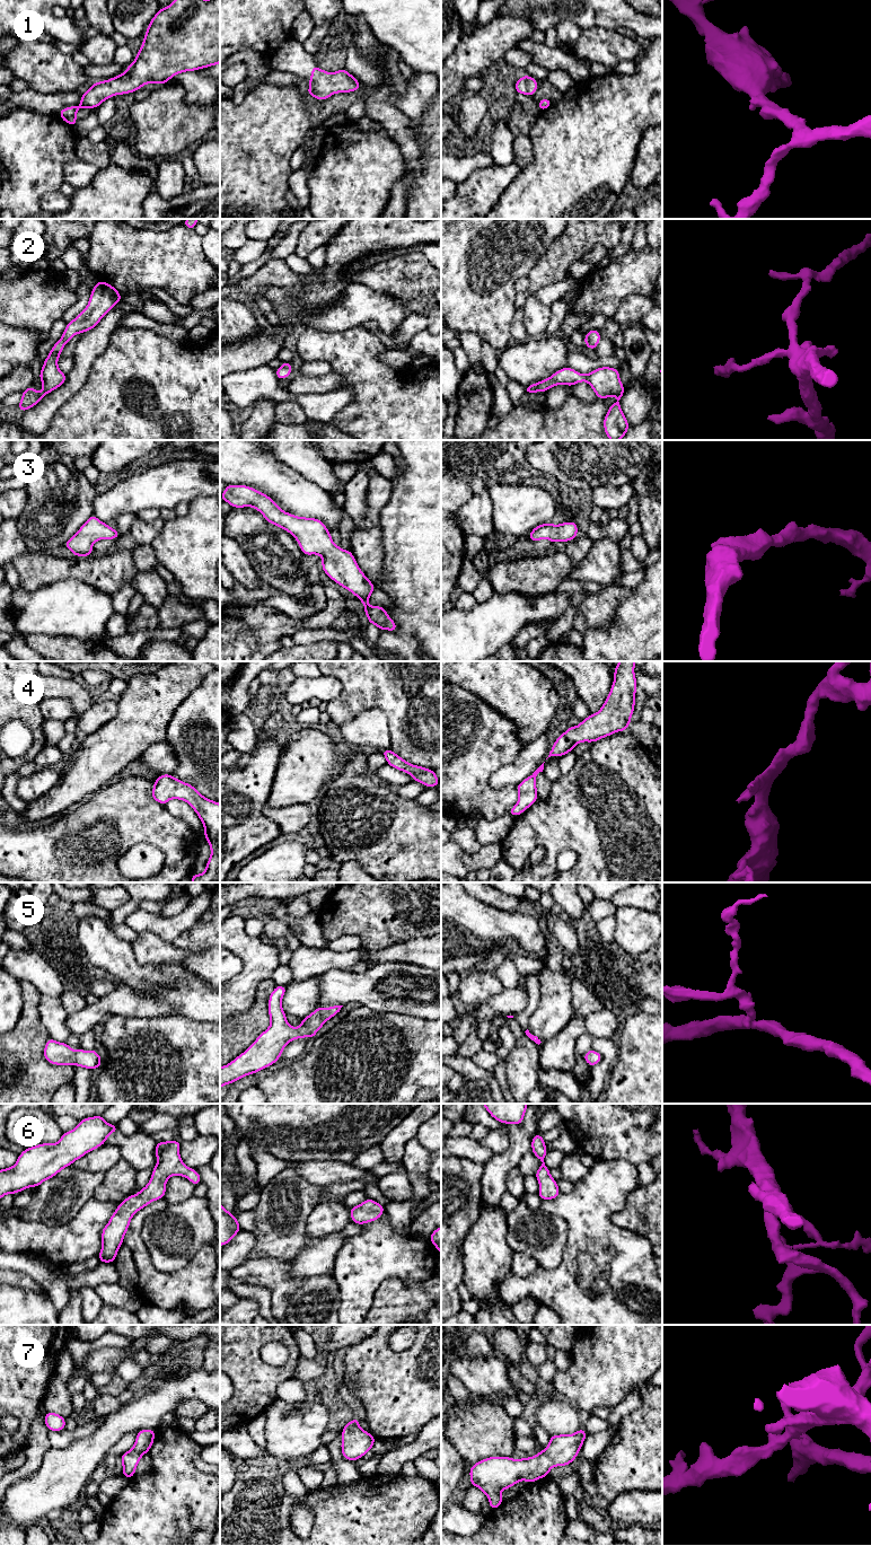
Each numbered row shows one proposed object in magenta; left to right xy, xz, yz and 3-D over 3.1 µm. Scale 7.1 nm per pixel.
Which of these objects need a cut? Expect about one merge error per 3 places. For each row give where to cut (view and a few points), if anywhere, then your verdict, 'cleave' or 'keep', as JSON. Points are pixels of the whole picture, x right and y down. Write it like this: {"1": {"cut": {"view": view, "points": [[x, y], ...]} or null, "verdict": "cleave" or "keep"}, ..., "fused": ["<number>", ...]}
{"1": {"cut": null, "verdict": "keep"}, "2": {"cut": null, "verdict": "keep"}, "3": {"cut": null, "verdict": "keep"}, "4": {"cut": null, "verdict": "keep"}, "5": {"cut": null, "verdict": "keep"}, "6": {"cut": null, "verdict": "keep"}, "7": {"cut": null, "verdict": "keep"}, "fused": []}

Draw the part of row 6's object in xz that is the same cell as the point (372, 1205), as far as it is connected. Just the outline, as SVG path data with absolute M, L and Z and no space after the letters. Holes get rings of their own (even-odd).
M367 1198L360 1205L349 1207L351 1220L357 1224L364 1224L380 1219L386 1207L378 1202Z

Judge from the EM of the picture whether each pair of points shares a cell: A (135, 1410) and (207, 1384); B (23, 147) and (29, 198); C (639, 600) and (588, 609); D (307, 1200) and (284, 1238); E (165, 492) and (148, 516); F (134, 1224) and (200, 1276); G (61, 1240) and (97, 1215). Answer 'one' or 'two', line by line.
A: one
B: one
C: two
D: one
E: two
F: one
G: one

